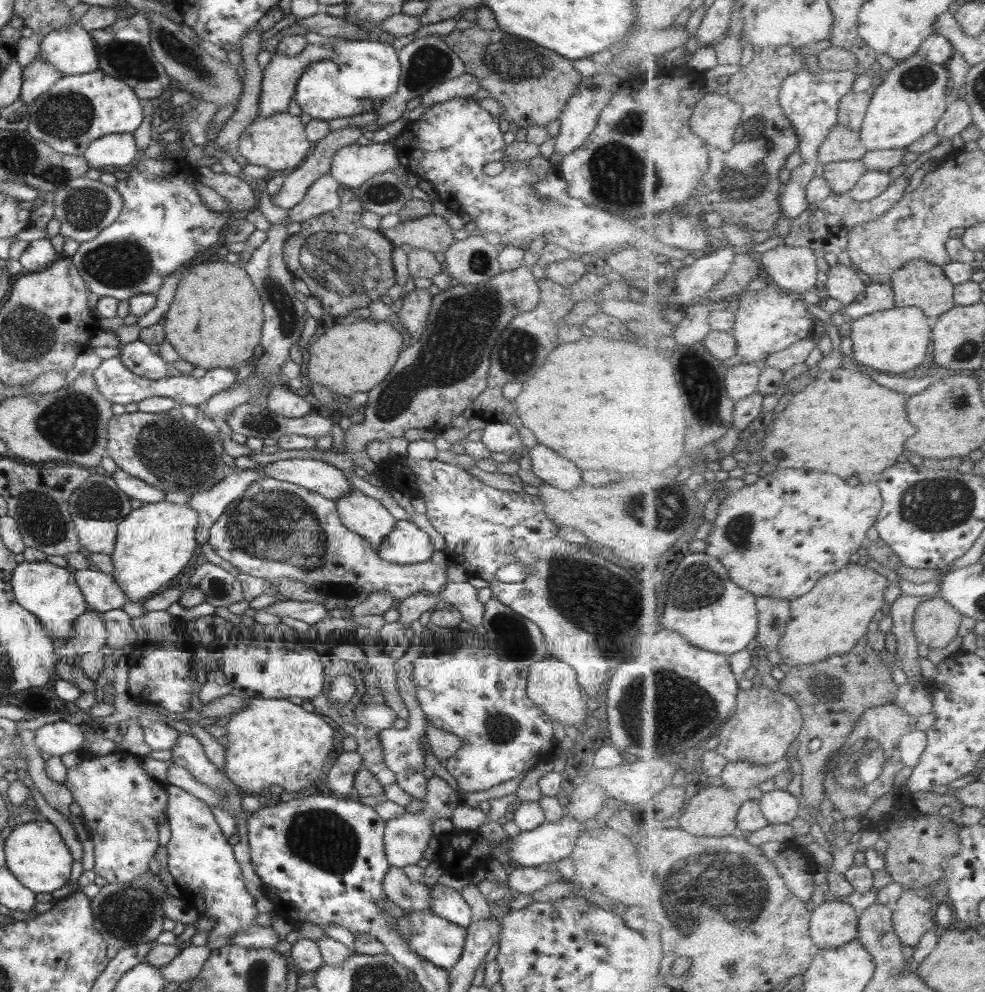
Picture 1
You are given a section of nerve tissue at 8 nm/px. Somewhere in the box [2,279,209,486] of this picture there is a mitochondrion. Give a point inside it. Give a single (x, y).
(71, 421)

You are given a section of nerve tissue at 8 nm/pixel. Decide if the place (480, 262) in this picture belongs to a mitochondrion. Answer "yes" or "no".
yes

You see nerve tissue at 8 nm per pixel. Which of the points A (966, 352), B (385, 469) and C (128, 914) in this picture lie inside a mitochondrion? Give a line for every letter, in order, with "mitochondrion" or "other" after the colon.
A: mitochondrion
B: other
C: mitochondrion

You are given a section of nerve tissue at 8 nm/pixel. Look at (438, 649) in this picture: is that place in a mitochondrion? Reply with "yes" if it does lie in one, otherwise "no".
no

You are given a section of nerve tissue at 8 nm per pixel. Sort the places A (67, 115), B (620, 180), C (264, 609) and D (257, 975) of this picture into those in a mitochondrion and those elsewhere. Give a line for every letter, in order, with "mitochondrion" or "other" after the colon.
A: mitochondrion
B: mitochondrion
C: other
D: mitochondrion

